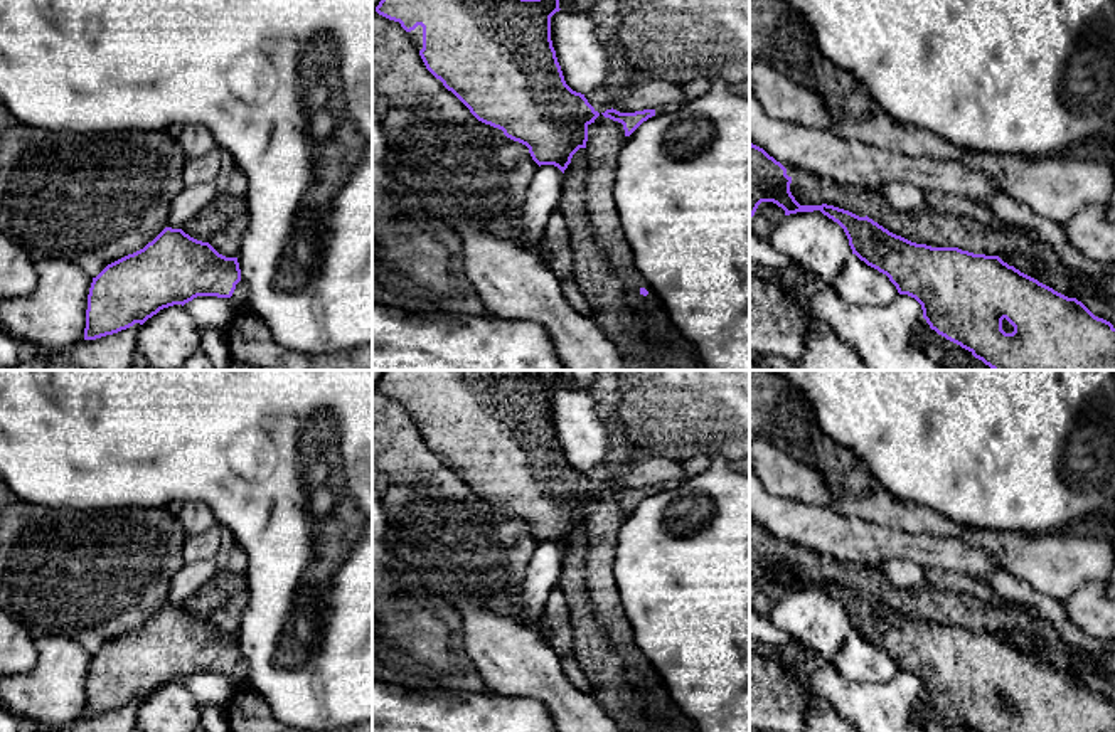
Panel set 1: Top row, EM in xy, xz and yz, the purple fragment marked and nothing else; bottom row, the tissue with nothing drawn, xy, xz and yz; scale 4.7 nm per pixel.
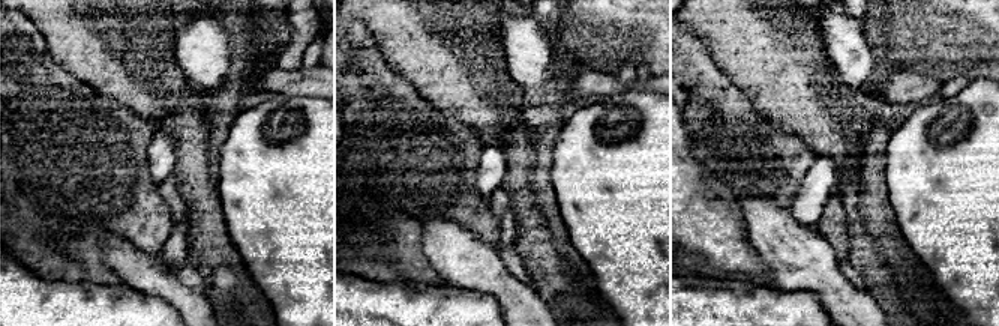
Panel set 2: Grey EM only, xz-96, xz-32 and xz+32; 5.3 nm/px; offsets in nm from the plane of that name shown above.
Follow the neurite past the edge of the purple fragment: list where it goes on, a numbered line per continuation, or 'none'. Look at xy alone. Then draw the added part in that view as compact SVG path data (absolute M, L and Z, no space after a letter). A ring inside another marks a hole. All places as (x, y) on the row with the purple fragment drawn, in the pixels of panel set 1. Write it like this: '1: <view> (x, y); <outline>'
1: xy (216, 216); M222 188L182 231L197 241L209 242L241 212L246 212L246 195L232 195Z

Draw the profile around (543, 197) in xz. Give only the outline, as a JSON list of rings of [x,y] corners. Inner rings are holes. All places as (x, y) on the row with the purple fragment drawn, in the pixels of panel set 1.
[[[541,165],[525,194],[520,217],[514,222],[520,242],[537,242],[549,217],[559,207],[563,195],[563,172],[554,165]]]

